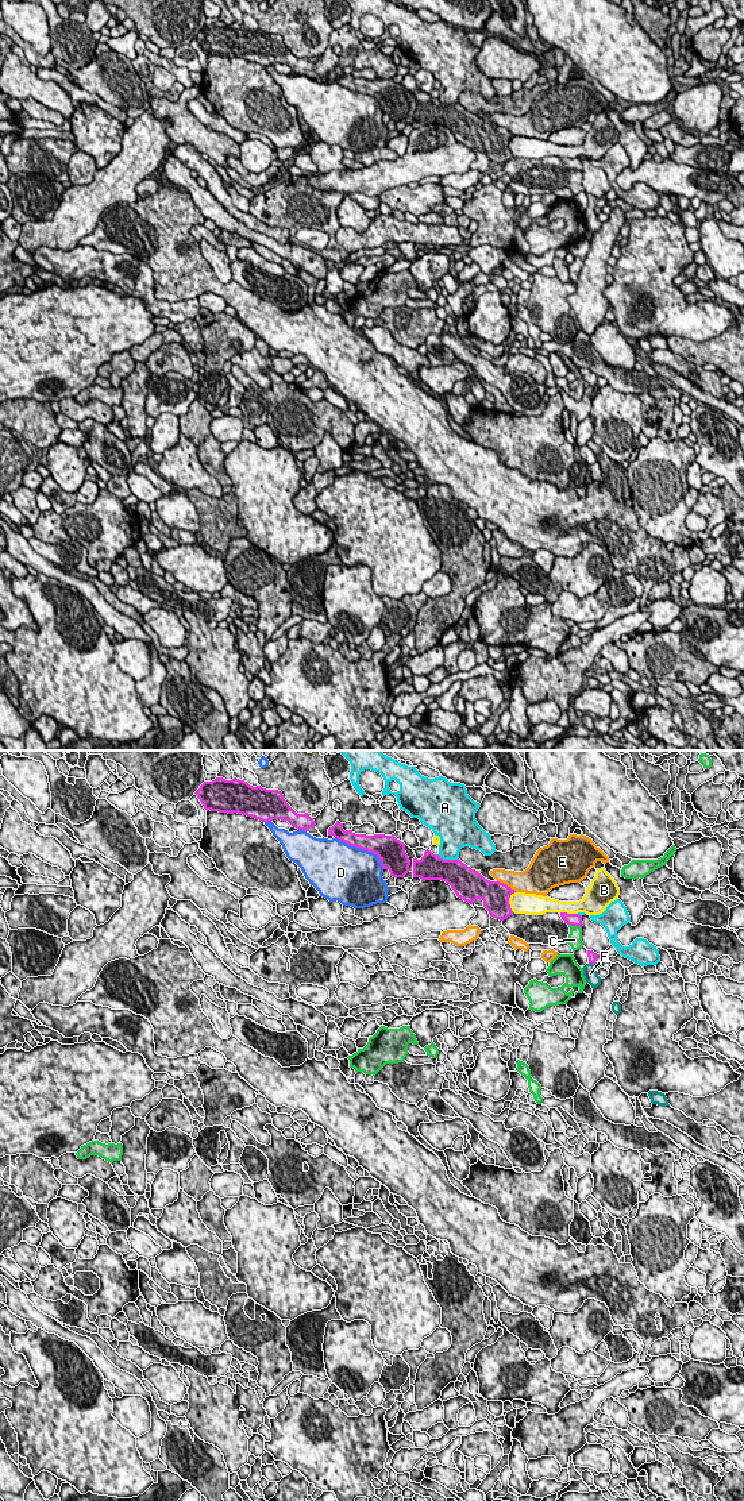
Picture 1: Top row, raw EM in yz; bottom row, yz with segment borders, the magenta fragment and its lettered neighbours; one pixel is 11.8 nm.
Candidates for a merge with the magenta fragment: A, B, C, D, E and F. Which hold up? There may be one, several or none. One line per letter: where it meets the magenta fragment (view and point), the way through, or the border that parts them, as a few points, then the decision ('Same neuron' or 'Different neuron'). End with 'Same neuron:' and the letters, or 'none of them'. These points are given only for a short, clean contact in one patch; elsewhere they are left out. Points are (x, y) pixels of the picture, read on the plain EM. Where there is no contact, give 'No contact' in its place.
A: Touches magenta at yz (448, 104). Different neuron
B: Touches magenta at yz (508, 146). Different neuron
C: Touches magenta at yz (575, 169). Different neuron
D: Touches magenta at yz (362, 93). Different neuron
E: Touches magenta at yz (505, 128). Different neuron
F: Touches magenta at yz (592, 207). Path across: yz (592, 200), (592, 207), (590, 217). Same neuron
Same neuron: F

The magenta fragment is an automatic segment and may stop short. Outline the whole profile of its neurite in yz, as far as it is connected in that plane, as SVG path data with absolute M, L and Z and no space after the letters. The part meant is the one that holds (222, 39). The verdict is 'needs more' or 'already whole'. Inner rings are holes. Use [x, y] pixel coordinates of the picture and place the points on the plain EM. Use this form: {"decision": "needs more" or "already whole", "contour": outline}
{"decision": "already whole", "contour": "M216 22L204 26L194 38L207 55L238 57L262 66L288 65L293 72L304 76L315 72L313 62L308 57L297 58L286 47L281 35L253 31L244 23Z"}

